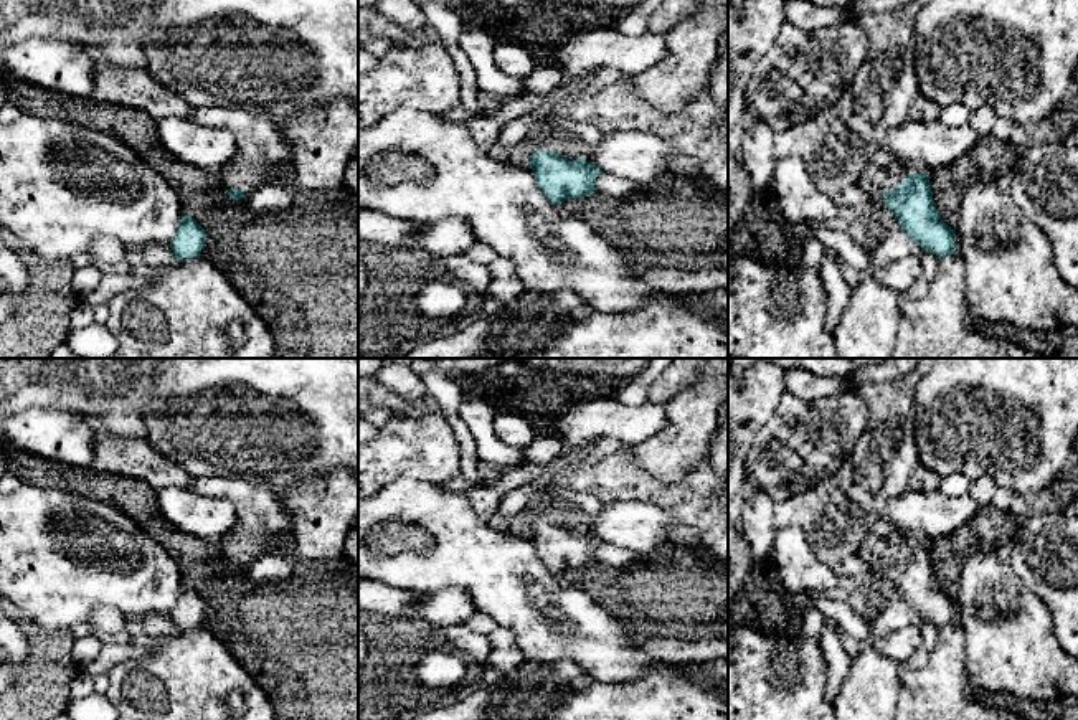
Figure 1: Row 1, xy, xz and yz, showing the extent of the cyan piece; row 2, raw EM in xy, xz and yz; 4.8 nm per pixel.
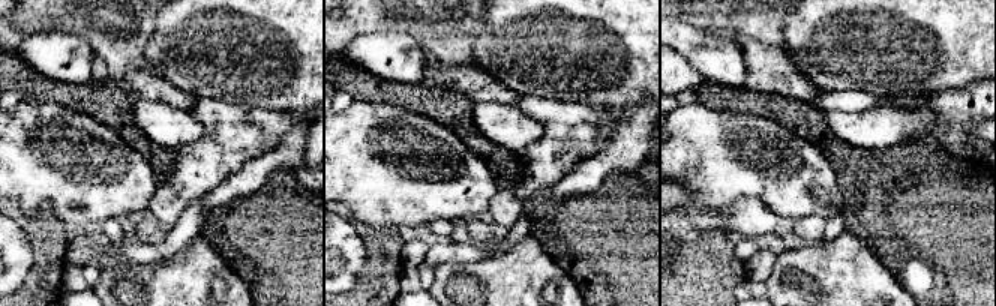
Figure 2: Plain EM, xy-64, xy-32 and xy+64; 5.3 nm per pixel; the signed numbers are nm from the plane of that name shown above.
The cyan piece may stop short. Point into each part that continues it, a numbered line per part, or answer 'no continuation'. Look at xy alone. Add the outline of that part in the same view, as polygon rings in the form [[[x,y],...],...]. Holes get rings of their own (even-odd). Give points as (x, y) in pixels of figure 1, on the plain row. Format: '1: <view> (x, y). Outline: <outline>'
1: xy (263, 522). Outline: [[[195,477],[188,489],[236,505],[238,522],[228,533],[215,538],[225,560],[243,560],[244,568],[249,568],[282,538],[292,538],[292,517],[284,509],[282,497],[269,486],[241,479]]]

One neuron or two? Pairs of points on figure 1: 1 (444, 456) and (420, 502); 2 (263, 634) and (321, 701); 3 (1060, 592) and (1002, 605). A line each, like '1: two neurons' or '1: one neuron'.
1: two neurons
2: one neuron
3: two neurons

